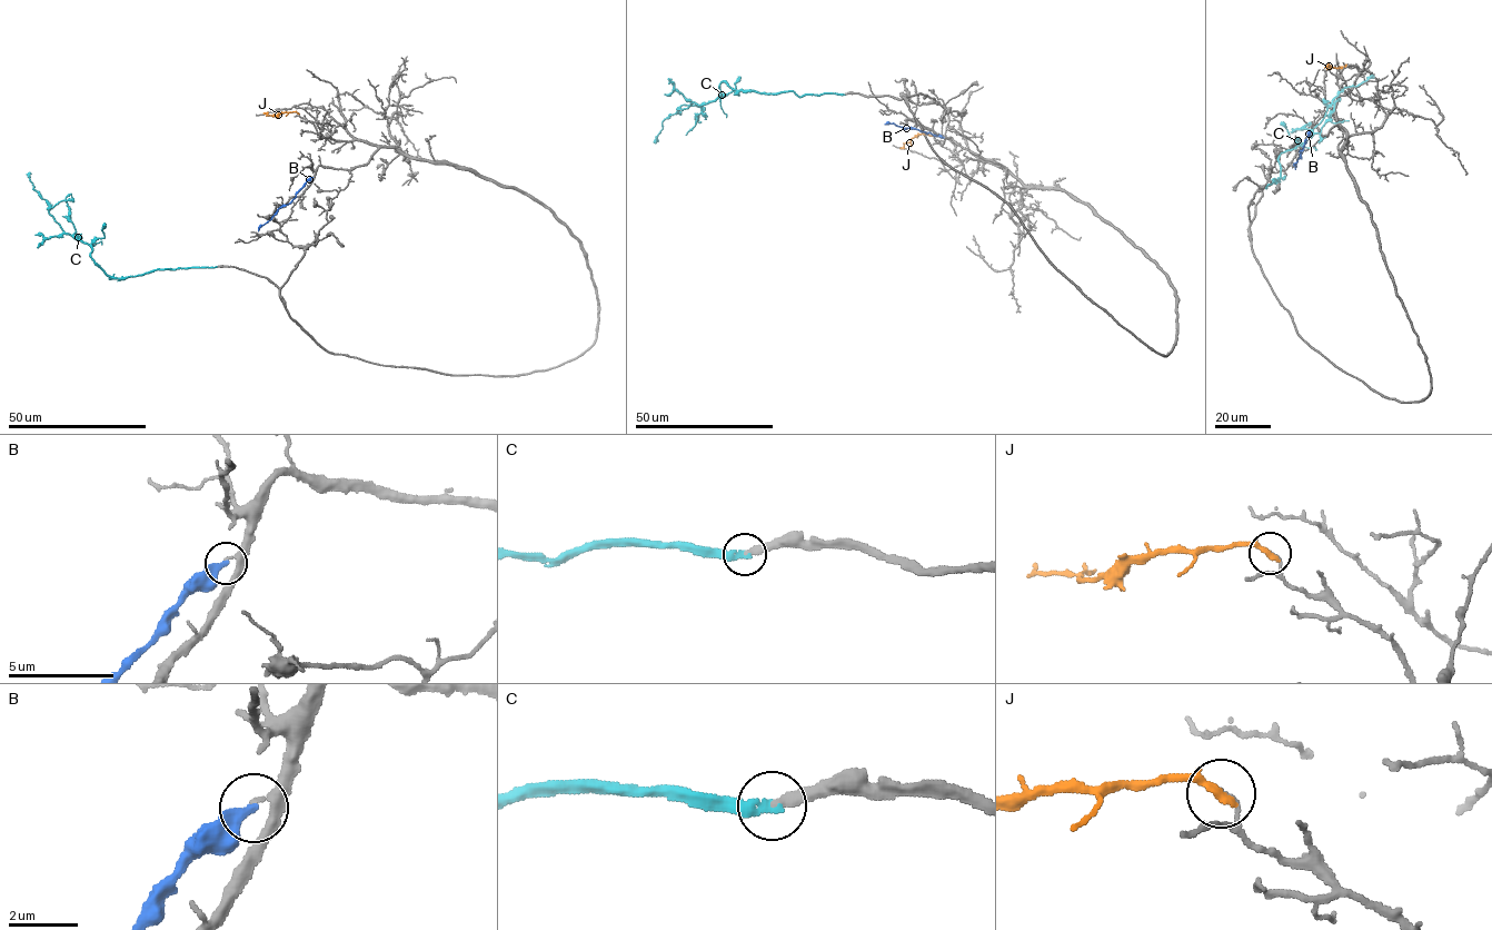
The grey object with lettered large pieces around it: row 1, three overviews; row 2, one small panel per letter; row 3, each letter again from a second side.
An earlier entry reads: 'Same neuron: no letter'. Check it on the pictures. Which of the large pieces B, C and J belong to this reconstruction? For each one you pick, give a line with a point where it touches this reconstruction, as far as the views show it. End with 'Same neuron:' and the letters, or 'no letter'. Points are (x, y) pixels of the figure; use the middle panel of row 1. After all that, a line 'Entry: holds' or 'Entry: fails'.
C: contact (844, 95)
Same neuron: C
Entry: fails

